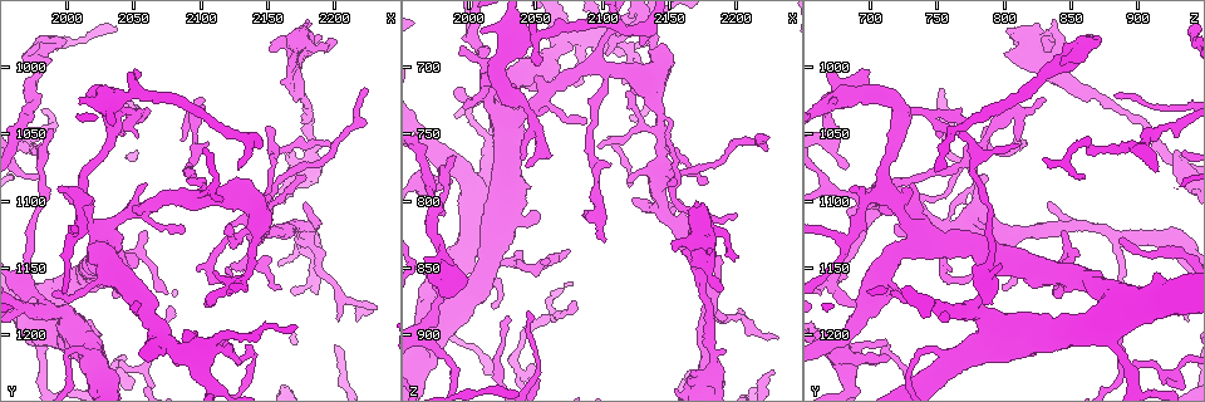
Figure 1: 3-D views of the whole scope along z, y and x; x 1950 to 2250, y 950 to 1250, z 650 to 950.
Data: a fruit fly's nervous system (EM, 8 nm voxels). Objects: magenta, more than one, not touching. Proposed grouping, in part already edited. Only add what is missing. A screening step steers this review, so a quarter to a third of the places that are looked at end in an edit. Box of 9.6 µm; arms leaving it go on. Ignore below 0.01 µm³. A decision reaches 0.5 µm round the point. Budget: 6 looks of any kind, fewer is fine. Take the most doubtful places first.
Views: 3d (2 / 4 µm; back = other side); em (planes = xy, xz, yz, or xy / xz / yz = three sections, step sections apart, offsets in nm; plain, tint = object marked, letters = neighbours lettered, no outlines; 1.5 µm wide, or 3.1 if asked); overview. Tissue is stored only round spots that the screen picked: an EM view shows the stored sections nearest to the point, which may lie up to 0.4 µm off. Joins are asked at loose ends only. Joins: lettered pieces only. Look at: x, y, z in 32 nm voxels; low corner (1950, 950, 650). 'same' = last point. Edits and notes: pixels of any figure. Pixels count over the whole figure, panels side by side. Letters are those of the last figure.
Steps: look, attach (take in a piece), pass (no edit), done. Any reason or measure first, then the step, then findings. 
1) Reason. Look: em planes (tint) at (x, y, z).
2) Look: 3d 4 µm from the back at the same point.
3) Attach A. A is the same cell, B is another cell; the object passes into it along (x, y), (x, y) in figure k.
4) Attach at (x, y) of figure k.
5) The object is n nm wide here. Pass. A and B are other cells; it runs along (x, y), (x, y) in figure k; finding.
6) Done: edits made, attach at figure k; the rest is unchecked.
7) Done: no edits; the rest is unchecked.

Thin end. Look: 3d 4 µm from the back at (2202, 980, 844).

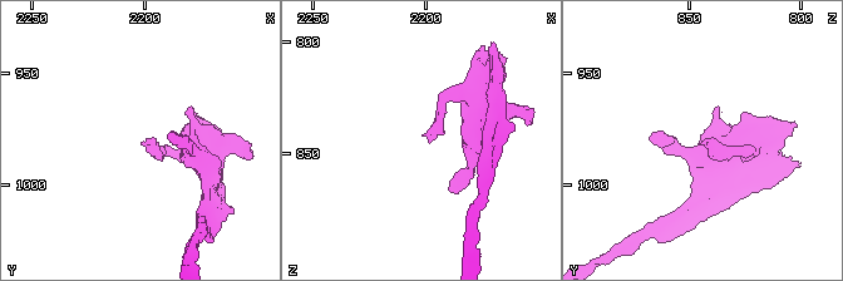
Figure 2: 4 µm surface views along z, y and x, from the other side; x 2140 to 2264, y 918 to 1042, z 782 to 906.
Look: em xz step 4 (letters) at (2202, 980, 843).

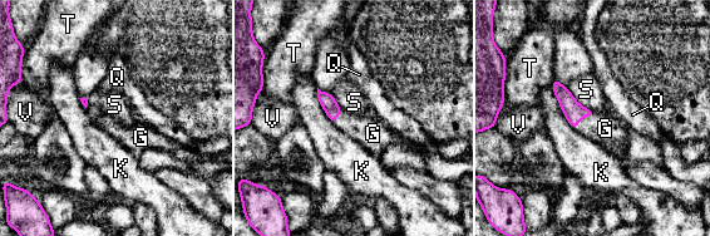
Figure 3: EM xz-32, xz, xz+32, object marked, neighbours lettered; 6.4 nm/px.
The object is 90 nm wide here; the longest contact is with K, 340 nm. Attach G. G is the same cell, K, Q, S, T and V are other cells; it goes on there.

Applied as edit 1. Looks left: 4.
Look: overview.

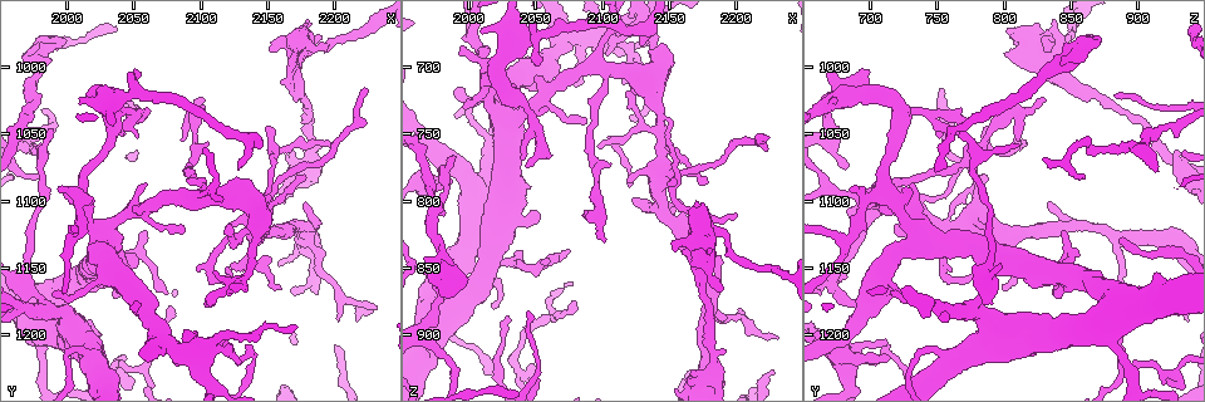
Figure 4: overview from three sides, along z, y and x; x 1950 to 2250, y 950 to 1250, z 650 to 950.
An open end. Look: em yz step 4 (tint) at (2036, 1174, 840).

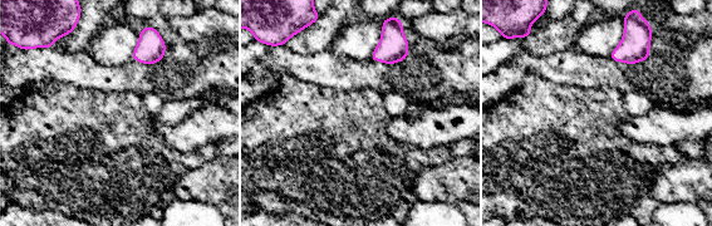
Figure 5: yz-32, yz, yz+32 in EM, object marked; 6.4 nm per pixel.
Look: em planes (letters) at the same point.

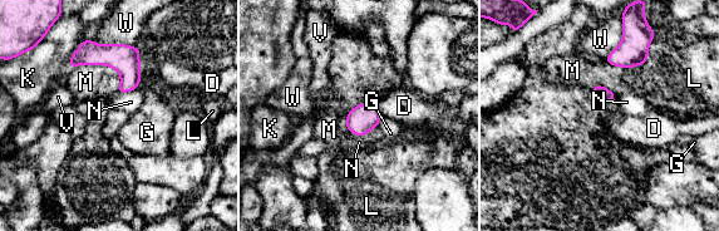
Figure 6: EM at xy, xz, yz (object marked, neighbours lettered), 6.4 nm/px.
Pass. D, G, K, L, M, N, V and W are other cells; a border runs along (377, 103), (382, 116) in figure 6; none of them fits.

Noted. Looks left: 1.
An open end. Look: em planes (letters) at (2168, 1064, 926).

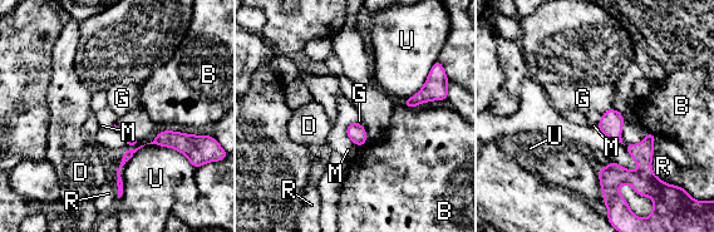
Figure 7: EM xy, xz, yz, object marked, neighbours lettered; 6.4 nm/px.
Pass. B, D, G, M, R and U are other cells; it runs along (611, 112), (611, 127), (640, 169), (610, 191) in figure 7; no lettered piece goes on from it.

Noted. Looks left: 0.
Done: edits made, attach at figure 3; the rest is unchecked.

